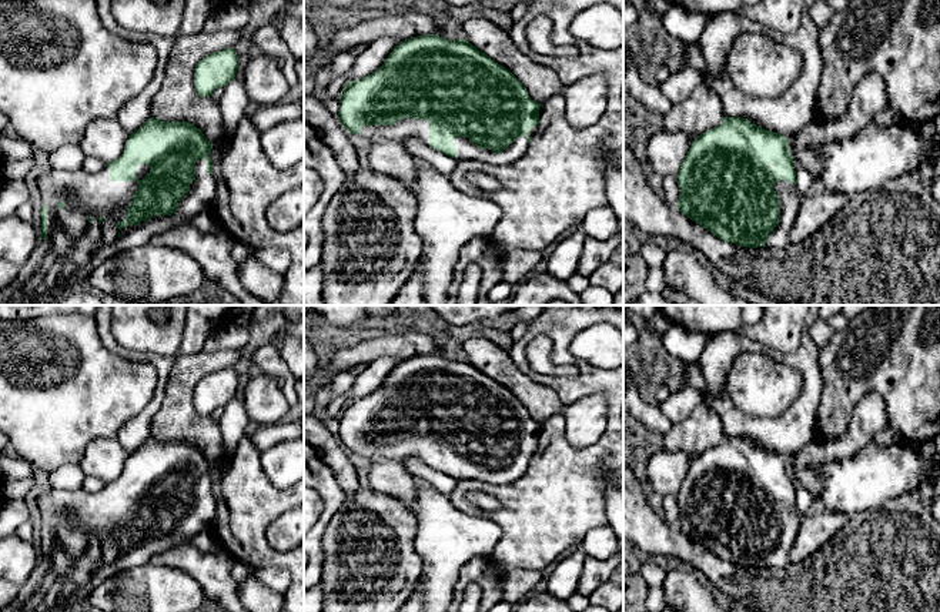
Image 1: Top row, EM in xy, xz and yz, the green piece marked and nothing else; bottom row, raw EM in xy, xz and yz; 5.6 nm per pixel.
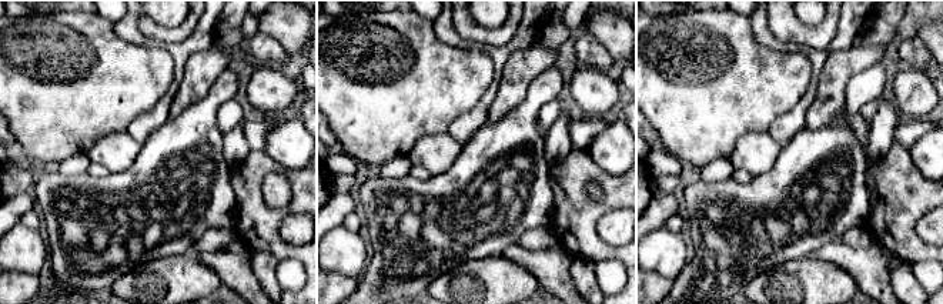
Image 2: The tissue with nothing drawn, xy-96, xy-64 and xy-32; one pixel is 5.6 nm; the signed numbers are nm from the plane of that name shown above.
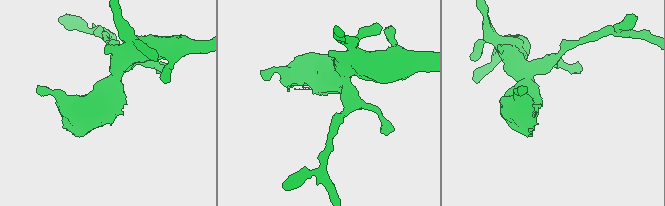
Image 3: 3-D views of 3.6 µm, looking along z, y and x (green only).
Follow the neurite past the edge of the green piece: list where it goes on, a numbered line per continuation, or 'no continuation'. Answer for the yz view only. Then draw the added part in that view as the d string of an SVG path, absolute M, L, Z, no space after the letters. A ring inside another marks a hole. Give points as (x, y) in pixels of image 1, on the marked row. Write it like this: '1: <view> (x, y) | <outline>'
1: yz (789, 197) | M776 181L773 184L780 204L780 223L775 227L775 231L769 234L765 241L765 247L783 248L789 245L789 235L793 223L797 218L802 195L790 181Z

